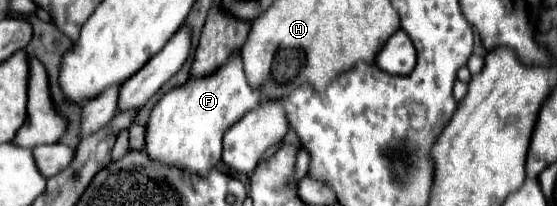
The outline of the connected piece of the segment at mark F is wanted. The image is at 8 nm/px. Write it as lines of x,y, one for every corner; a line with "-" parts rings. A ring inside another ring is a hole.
236,49
236,51
232,51
230,59
220,69
216,69
212,75
192,77
184,85
170,89
158,101
158,105
154,107
150,121
146,125
146,147
144,147
144,151
148,153
150,159
156,159
160,163
168,163
168,165
178,167
178,169
190,169
192,173
206,175
222,157
222,137
228,131
228,127
232,127
232,123
242,119
242,115
248,113
250,109
254,109
260,101
262,101
262,91
248,85
244,69
242,69
240,49

